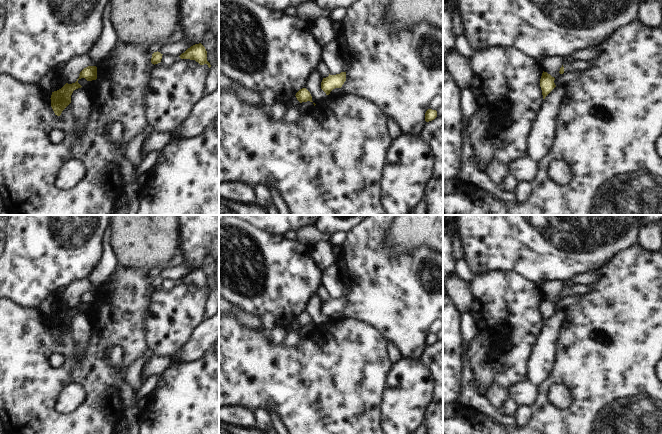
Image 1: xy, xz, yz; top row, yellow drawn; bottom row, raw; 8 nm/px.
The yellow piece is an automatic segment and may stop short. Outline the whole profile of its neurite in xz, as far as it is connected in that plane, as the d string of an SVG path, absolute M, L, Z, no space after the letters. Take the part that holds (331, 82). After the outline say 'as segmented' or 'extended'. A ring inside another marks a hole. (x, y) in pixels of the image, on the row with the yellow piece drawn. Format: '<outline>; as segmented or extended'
M341 72L340 74L330 75L323 78L321 82L321 89L329 95L330 92L335 88L341 88L346 81L346 72Z; as segmented

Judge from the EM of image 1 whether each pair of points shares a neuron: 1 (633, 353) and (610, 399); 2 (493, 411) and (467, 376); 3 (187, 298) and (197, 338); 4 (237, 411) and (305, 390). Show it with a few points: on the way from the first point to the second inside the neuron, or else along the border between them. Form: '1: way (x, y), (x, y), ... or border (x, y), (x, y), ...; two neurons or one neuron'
1: way (622, 364), (613, 373), (613, 388); one neuron
2: way (483, 404), (466, 386); one neuron
3: border (203, 319), (181, 346); two neurons
4: border (229, 405), (240, 405), (252, 412); two neurons

